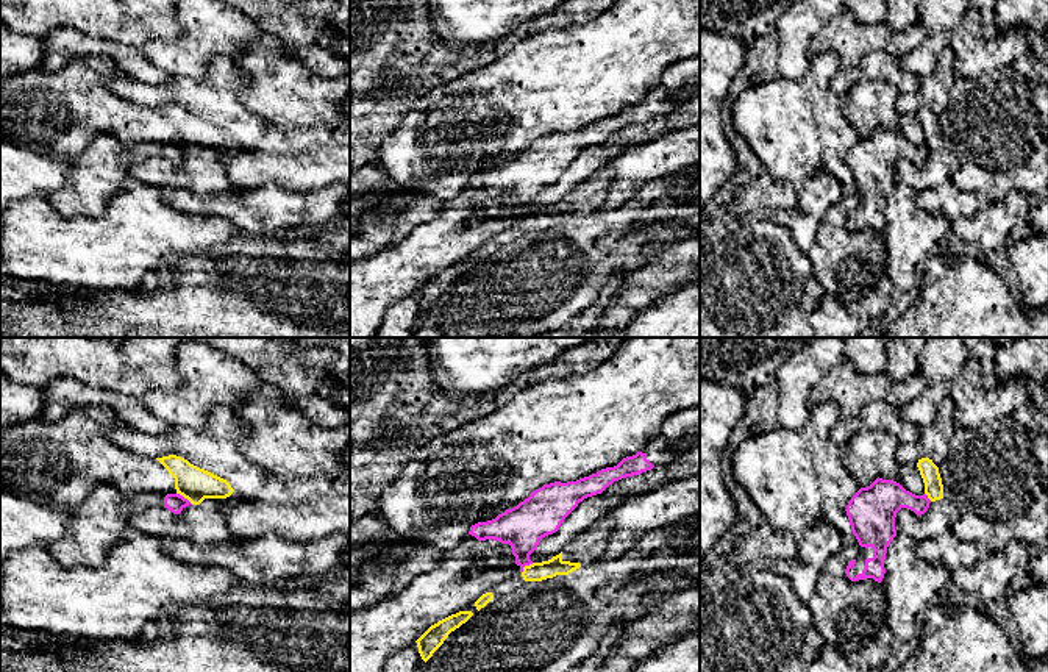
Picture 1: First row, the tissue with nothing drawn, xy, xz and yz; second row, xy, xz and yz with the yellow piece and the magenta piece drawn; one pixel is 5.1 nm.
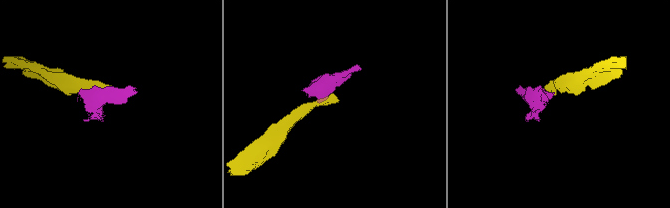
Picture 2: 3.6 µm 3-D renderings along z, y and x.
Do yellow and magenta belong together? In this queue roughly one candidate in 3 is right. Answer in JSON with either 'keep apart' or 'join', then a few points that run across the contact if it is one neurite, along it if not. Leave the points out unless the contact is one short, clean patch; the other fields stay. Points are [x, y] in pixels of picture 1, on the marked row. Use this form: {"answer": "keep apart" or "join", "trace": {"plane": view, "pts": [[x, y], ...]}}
{"answer": "keep apart", "trace": {"plane": "xz", "pts": [[533, 563], [527, 564], [520, 574]]}}

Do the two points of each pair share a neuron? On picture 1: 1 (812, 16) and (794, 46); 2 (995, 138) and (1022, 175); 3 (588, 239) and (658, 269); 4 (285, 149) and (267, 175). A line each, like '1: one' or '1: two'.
1: one
2: one
3: two
4: one

